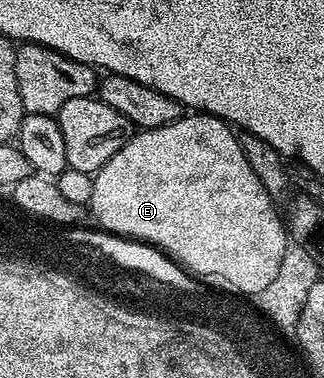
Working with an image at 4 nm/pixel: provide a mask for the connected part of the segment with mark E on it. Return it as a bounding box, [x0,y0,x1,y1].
[88,114,287,292]

